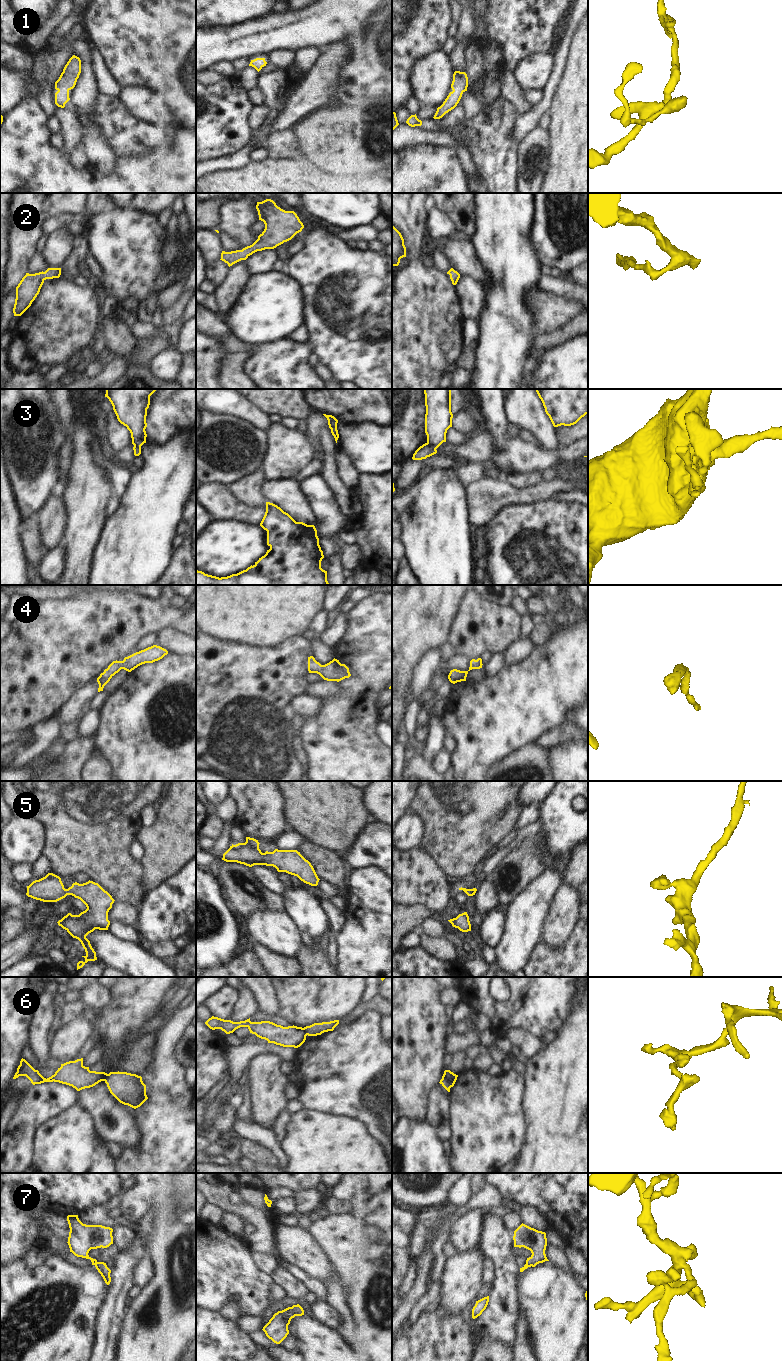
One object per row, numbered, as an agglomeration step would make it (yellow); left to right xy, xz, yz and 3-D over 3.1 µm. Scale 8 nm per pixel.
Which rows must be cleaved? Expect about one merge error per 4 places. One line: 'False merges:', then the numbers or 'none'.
False merges: 3, 6

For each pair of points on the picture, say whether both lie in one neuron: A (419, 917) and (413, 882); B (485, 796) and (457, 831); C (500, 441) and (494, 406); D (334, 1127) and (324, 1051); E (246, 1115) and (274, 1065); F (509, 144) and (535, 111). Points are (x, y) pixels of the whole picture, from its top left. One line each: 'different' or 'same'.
A: different
B: same
C: same
D: different
E: different
F: different

